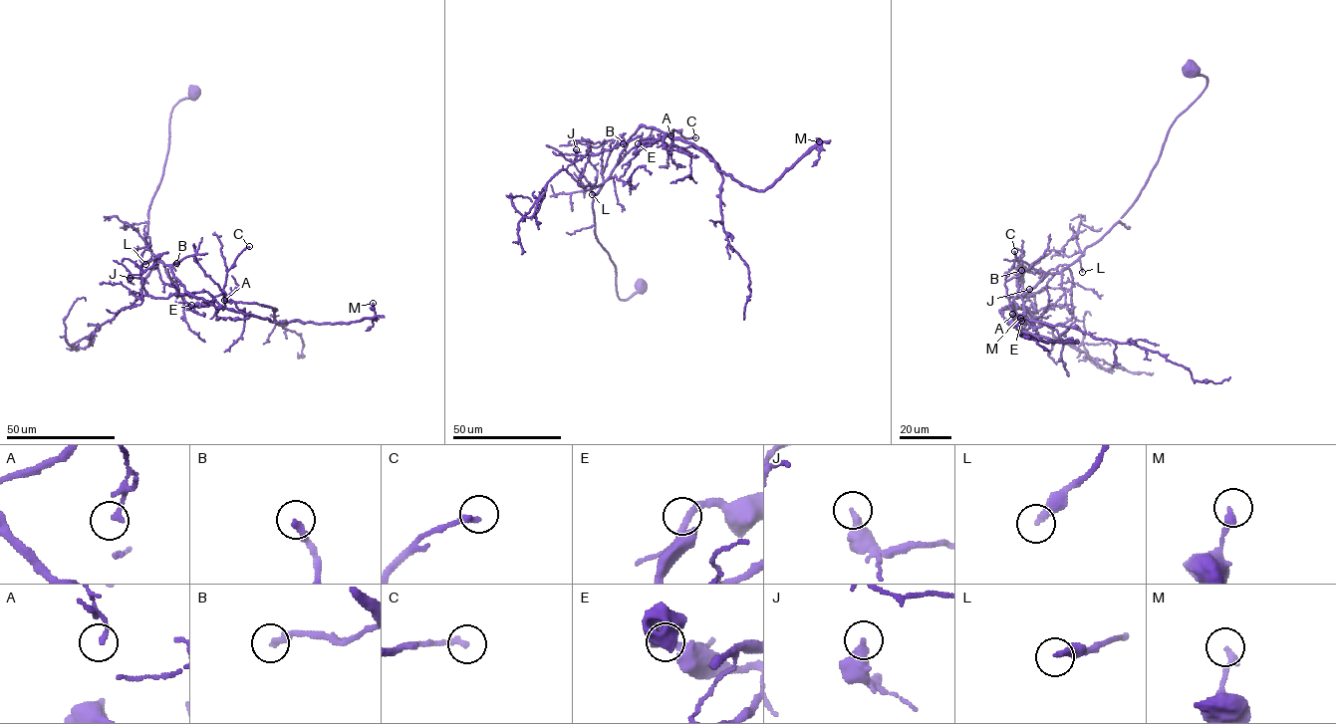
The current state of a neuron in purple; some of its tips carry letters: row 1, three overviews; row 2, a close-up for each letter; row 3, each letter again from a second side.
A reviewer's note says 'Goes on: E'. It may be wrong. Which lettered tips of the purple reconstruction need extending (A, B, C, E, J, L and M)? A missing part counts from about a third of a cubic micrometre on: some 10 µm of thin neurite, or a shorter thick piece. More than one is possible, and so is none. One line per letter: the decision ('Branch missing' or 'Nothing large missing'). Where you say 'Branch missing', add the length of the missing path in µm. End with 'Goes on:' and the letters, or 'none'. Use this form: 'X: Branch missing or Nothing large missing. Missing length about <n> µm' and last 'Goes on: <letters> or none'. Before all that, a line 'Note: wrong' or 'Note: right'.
Note: wrong
A: Nothing large missing
B: Nothing large missing
C: Nothing large missing
E: Nothing large missing
J: Nothing large missing
L: Nothing large missing
M: Nothing large missing
Goes on: none

